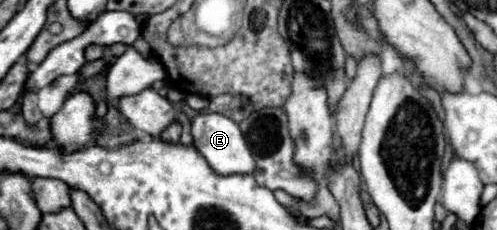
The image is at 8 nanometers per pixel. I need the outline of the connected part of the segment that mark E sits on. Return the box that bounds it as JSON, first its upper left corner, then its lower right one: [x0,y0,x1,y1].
[192,113,256,175]

